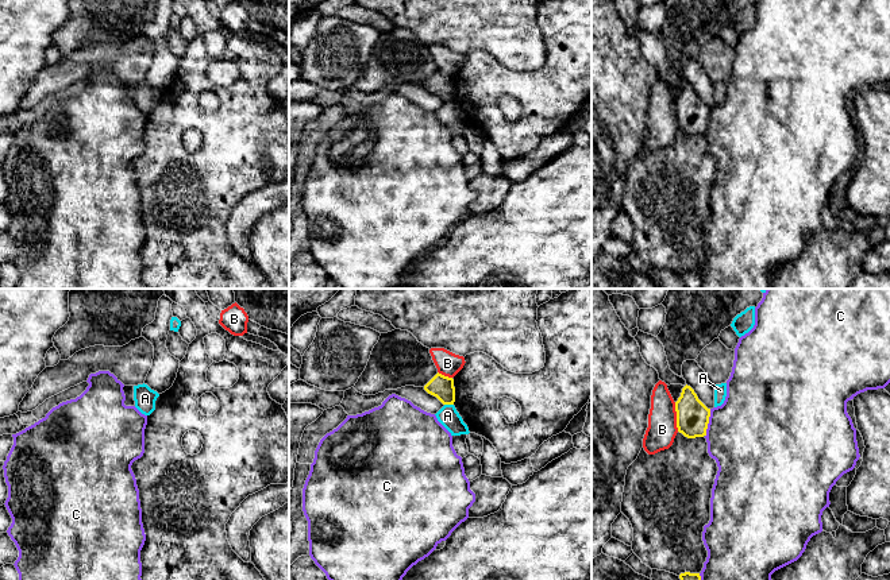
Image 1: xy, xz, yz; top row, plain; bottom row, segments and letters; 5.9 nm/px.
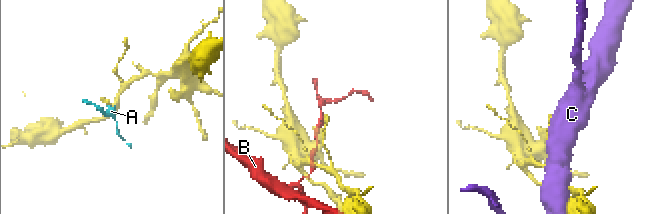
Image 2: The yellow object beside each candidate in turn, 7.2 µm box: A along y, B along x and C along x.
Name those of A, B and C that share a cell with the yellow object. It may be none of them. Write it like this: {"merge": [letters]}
{"merge": []}

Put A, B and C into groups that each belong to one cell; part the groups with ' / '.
A / B / C

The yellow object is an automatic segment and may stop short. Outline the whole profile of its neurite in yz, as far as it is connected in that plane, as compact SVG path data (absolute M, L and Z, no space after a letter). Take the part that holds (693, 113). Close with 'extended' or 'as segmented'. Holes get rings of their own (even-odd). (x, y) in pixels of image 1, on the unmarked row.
M690 84L682 86L681 94L675 100L677 125L687 136L706 134L710 115L708 107Z | as segmented

